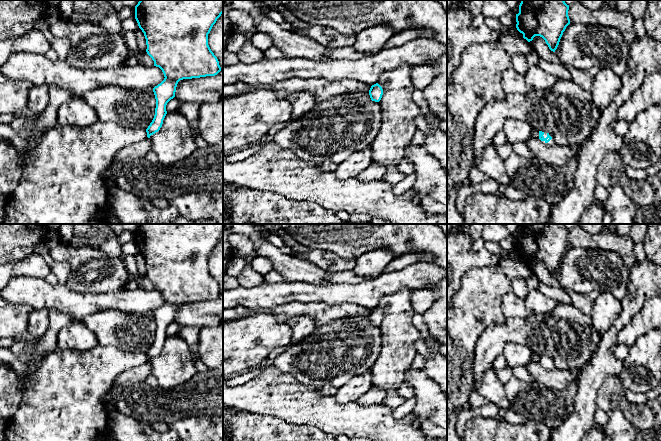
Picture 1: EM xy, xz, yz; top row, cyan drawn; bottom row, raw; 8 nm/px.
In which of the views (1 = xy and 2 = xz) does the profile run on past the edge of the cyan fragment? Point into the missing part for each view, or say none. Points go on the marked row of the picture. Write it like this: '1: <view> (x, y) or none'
1: none
2: none

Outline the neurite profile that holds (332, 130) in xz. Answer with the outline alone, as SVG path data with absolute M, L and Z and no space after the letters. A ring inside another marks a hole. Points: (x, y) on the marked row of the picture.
M369 91L356 92L316 103L304 116L287 122L272 141L281 148L293 151L304 161L317 164L330 161L339 164L352 153L371 146L381 122L379 102L371 100Z

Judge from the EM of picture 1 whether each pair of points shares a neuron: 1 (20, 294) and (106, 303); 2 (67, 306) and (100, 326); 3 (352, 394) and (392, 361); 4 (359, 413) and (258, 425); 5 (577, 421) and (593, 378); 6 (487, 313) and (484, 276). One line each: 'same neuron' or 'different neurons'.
1: same neuron
2: different neurons
3: different neurons
4: different neurons
5: same neuron
6: same neuron

